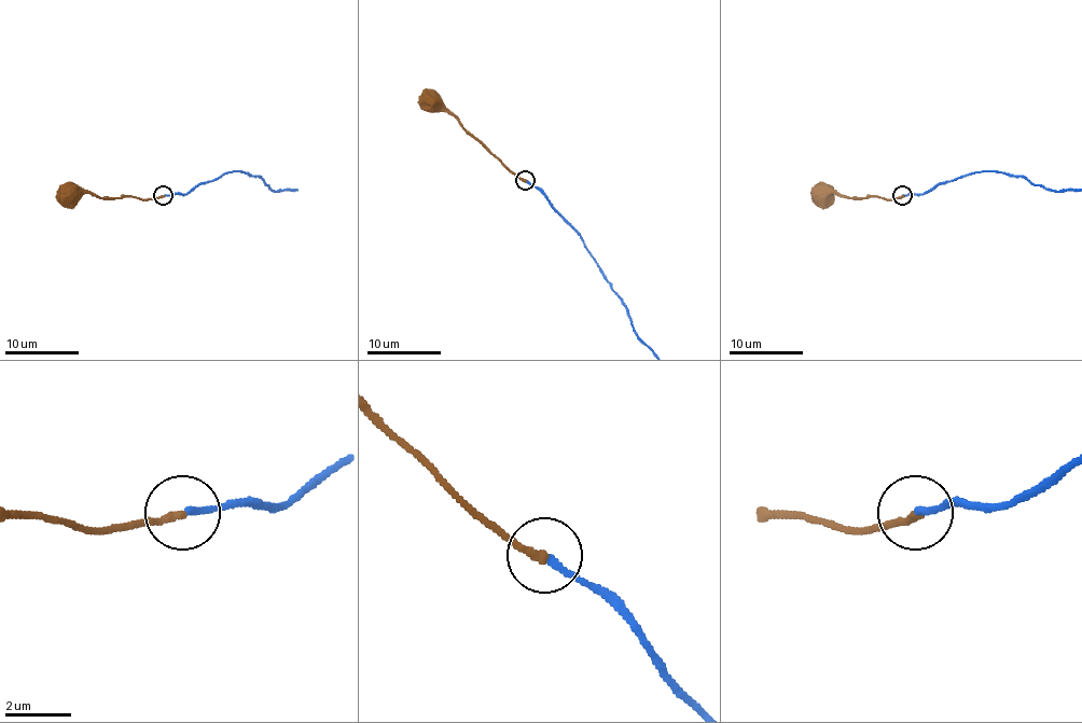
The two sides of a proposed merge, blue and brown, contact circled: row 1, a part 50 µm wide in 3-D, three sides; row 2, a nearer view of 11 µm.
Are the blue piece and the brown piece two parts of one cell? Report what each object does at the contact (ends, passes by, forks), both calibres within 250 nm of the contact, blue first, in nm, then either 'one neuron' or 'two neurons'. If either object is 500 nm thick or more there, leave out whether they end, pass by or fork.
blue ends; brown ends; calibres 200 and 240 nm; one neuron

